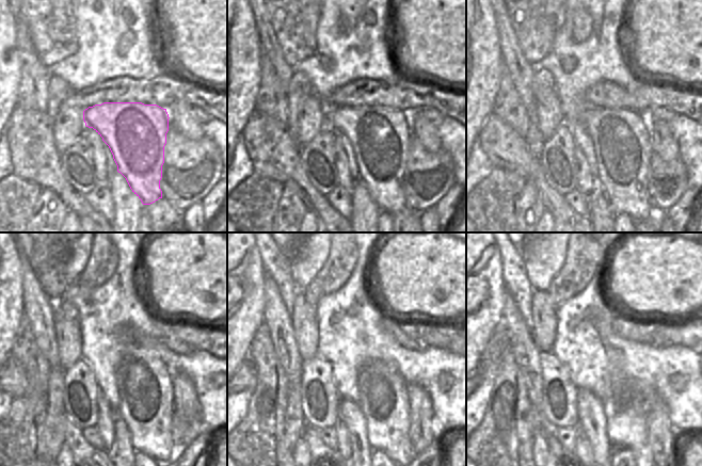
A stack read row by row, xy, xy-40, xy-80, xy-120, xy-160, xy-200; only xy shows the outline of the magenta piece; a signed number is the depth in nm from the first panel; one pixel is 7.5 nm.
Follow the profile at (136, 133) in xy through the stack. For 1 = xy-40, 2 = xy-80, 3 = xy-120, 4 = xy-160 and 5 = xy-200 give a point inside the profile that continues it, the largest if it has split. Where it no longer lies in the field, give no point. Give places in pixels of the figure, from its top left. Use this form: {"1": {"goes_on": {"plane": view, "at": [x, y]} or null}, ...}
{"1": {"goes_on": {"plane": "xy-40", "at": [380, 137]}}, "2": {"goes_on": {"plane": "xy-80", "at": [621, 138]}}, "3": {"goes_on": {"plane": "xy-120", "at": [145, 387]}}, "4": {"goes_on": {"plane": "xy-160", "at": [384, 403]}}, "5": {"goes_on": {"plane": "xy-200", "at": [625, 411]}}}

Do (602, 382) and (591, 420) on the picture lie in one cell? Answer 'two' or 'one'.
two

